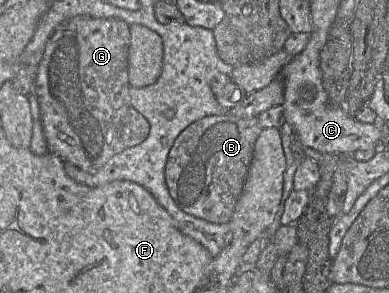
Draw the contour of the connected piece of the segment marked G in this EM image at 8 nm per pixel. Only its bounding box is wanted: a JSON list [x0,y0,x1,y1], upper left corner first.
[35,16,150,172]

